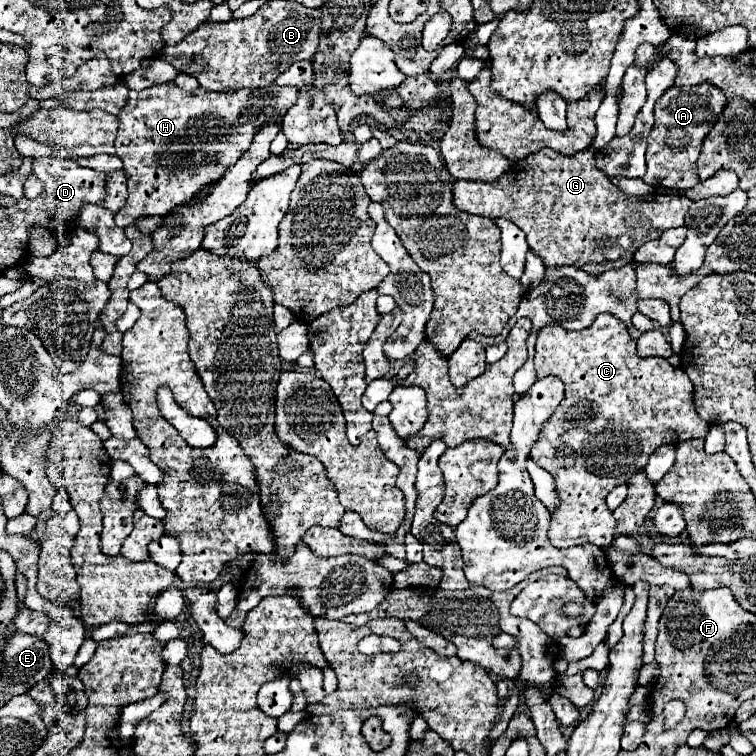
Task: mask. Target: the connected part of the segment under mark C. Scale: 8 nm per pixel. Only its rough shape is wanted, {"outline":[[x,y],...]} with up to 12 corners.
{"outline":[[601,314],[537,336],[565,398],[531,450],[557,548],[611,546],[607,494],[705,438],[693,384]]}

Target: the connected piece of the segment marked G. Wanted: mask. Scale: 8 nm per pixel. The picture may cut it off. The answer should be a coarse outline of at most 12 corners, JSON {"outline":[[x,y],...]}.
{"outline":[[551,148],[453,204],[519,226],[547,268],[633,262],[689,198],[625,196]]}

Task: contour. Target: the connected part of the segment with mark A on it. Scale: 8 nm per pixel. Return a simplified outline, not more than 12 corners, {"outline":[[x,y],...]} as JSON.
{"outline":[[669,88],[655,104],[647,174],[655,188],[691,190],[697,158],[725,94]]}

